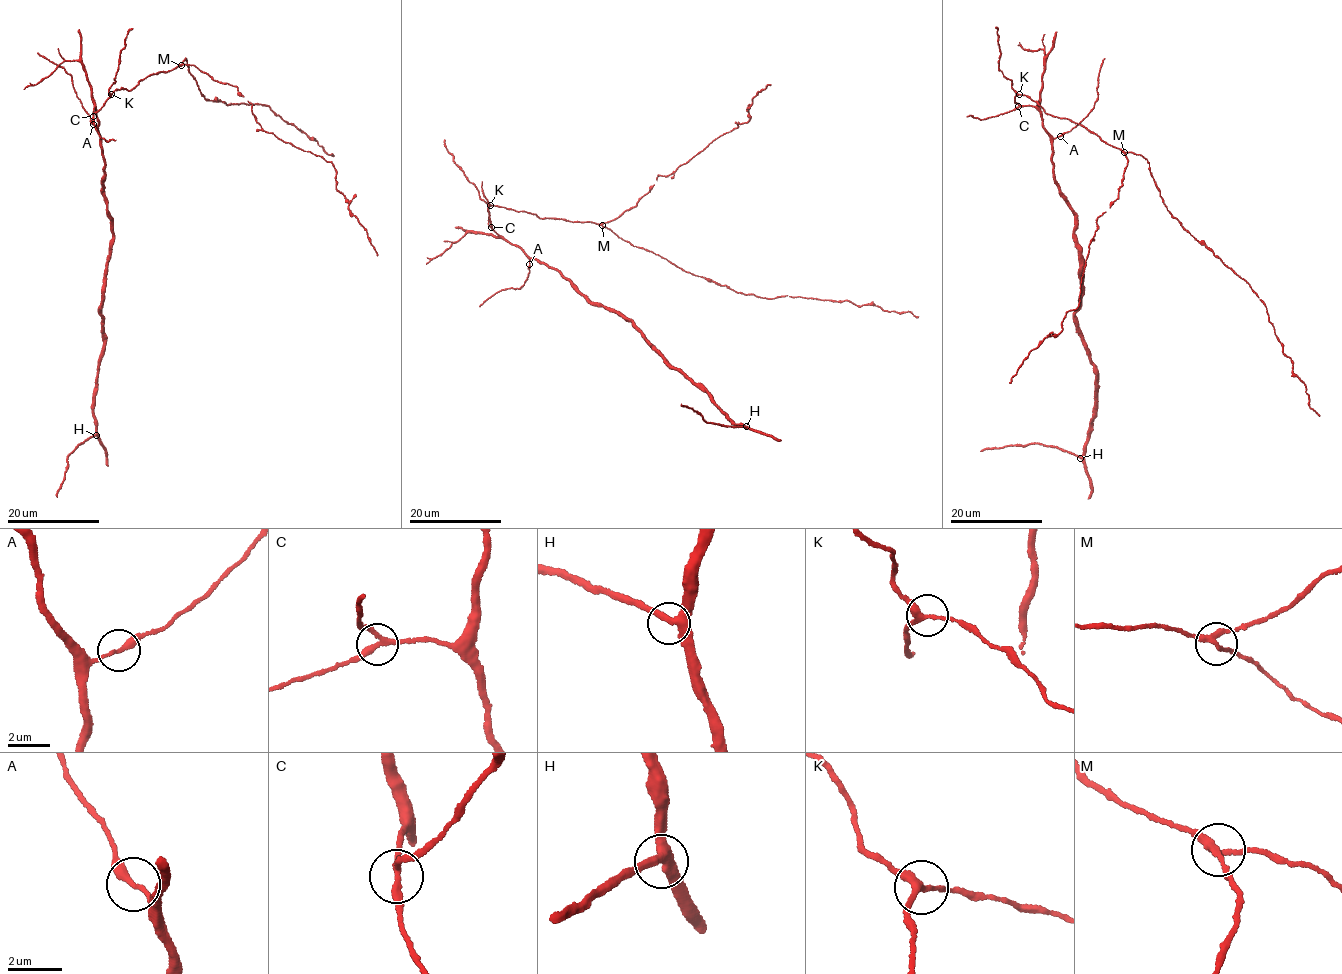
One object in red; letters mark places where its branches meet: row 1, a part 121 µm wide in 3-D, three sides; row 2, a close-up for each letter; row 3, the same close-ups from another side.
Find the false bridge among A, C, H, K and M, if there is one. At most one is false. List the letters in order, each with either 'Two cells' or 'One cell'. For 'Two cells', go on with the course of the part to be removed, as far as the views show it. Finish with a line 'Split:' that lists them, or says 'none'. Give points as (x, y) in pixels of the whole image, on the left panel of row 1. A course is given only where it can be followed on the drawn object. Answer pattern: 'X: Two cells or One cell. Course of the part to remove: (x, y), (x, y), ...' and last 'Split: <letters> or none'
A: One cell
C: One cell
H: One cell
K: One cell
M: One cell
Split: none

